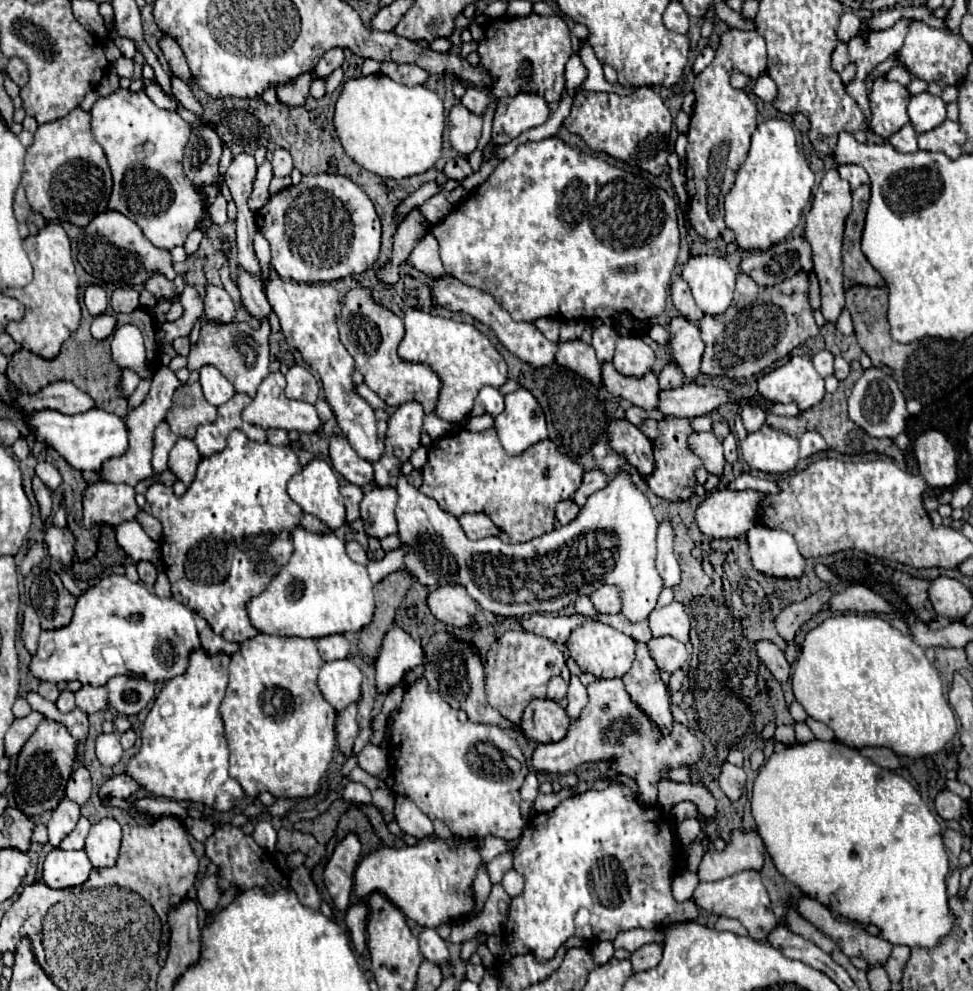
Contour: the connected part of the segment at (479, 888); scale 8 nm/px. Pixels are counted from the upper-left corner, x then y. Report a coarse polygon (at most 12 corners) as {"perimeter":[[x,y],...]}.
{"perimeter":[[487,866],[477,868],[473,880],[475,912],[481,912],[491,880]]}

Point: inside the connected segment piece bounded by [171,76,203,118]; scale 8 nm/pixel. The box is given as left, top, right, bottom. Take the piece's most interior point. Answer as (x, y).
(181, 91)

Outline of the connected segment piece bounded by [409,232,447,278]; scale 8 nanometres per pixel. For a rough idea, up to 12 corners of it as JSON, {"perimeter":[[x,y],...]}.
{"perimeter":[[431,232],[419,240],[409,262],[431,278],[447,276]]}

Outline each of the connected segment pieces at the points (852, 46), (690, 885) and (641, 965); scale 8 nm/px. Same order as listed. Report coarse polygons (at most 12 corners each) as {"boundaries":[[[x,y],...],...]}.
{"boundaries":[[[909,20],[855,36],[847,44],[857,66],[845,86],[869,124],[865,78],[903,46]],[[693,872],[673,878],[673,896],[685,902],[693,896],[699,878]],[[645,944],[631,954],[633,972],[651,970],[661,962],[663,946]]]}

